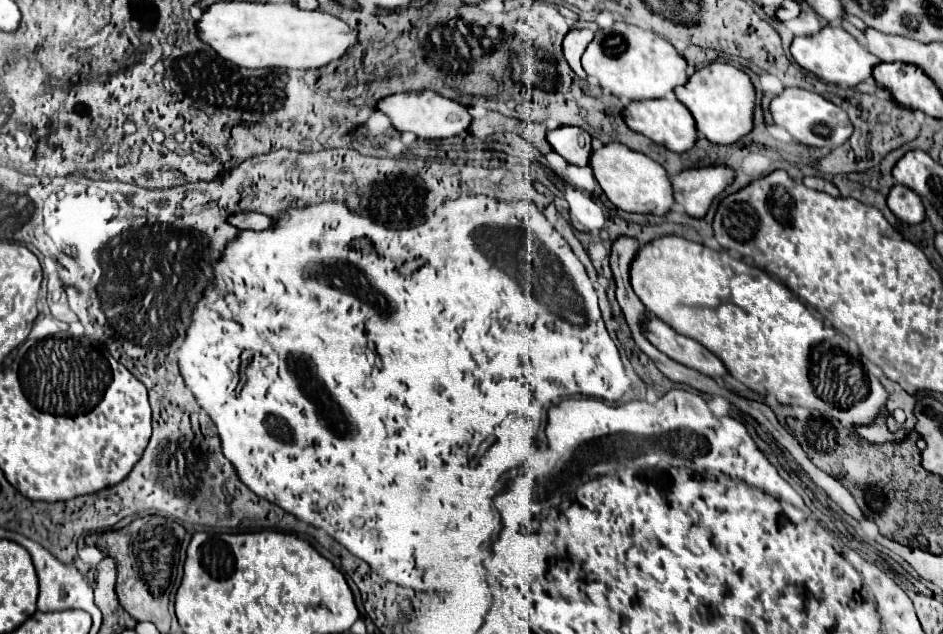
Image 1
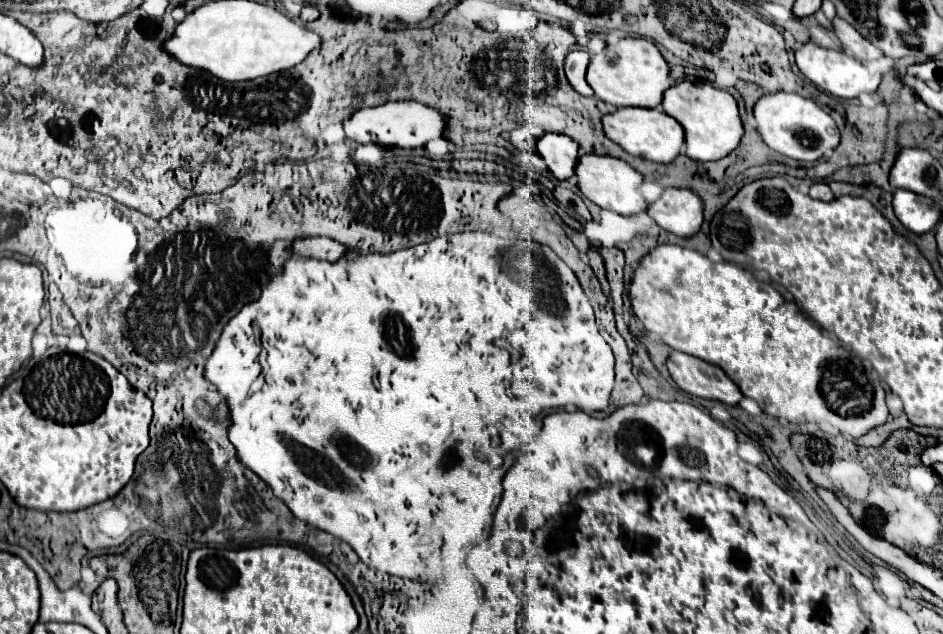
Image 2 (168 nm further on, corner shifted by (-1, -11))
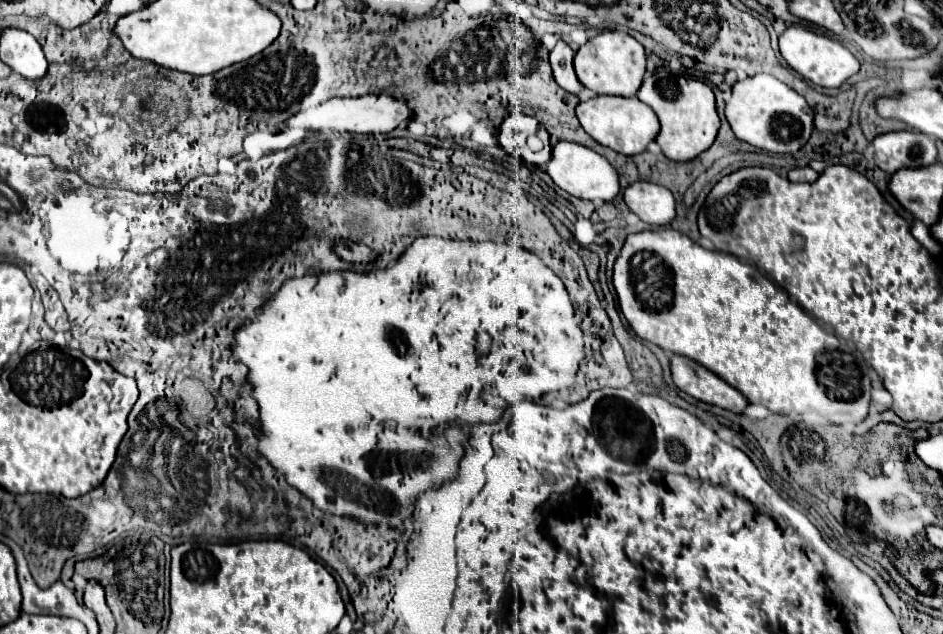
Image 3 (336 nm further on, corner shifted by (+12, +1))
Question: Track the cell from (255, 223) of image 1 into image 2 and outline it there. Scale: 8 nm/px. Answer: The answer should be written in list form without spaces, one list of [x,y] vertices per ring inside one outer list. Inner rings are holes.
[[[324,237],[294,241],[294,249],[302,257],[314,257],[314,259],[322,259],[322,261],[338,261],[342,255],[348,253],[346,245],[342,245],[334,239],[324,239]]]

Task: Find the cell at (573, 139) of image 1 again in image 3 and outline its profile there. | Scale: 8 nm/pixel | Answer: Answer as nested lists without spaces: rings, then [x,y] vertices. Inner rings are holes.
[[[513,109],[499,127],[499,145],[521,161],[533,165],[545,165],[551,157],[551,137],[535,117]]]

